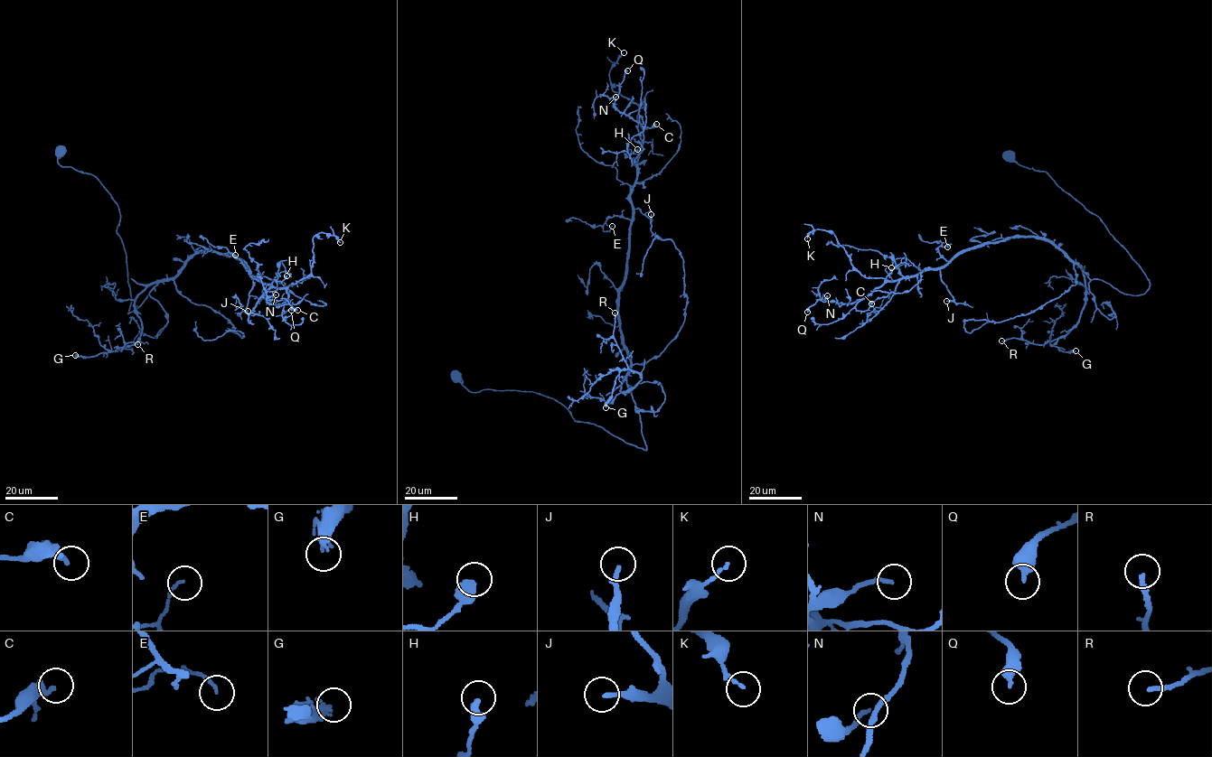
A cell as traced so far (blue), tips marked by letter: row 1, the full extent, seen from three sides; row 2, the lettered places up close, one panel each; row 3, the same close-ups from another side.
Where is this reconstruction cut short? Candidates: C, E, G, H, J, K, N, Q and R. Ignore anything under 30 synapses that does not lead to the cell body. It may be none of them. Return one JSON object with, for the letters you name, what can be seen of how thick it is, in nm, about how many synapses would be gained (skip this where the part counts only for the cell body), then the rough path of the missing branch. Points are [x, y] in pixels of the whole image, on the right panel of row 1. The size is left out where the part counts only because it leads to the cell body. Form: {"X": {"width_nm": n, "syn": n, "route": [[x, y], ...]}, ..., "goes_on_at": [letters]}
{"goes_on_at": []}

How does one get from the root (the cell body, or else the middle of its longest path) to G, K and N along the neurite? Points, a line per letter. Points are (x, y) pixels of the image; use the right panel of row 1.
G: (1009, 154), (1094, 214), (1150, 282), (1123, 294), (1081, 268), (1079, 322), (1054, 343), (1075, 350)
K: (1009, 154), (1099, 218), (1148, 290), (1090, 279), (1033, 237), (890, 281), (860, 275), (831, 232), (807, 238)
N: (1009, 154), (1099, 218), (1148, 290), (1122, 293), (1048, 241), (1014, 236), (854, 303), (827, 295)

